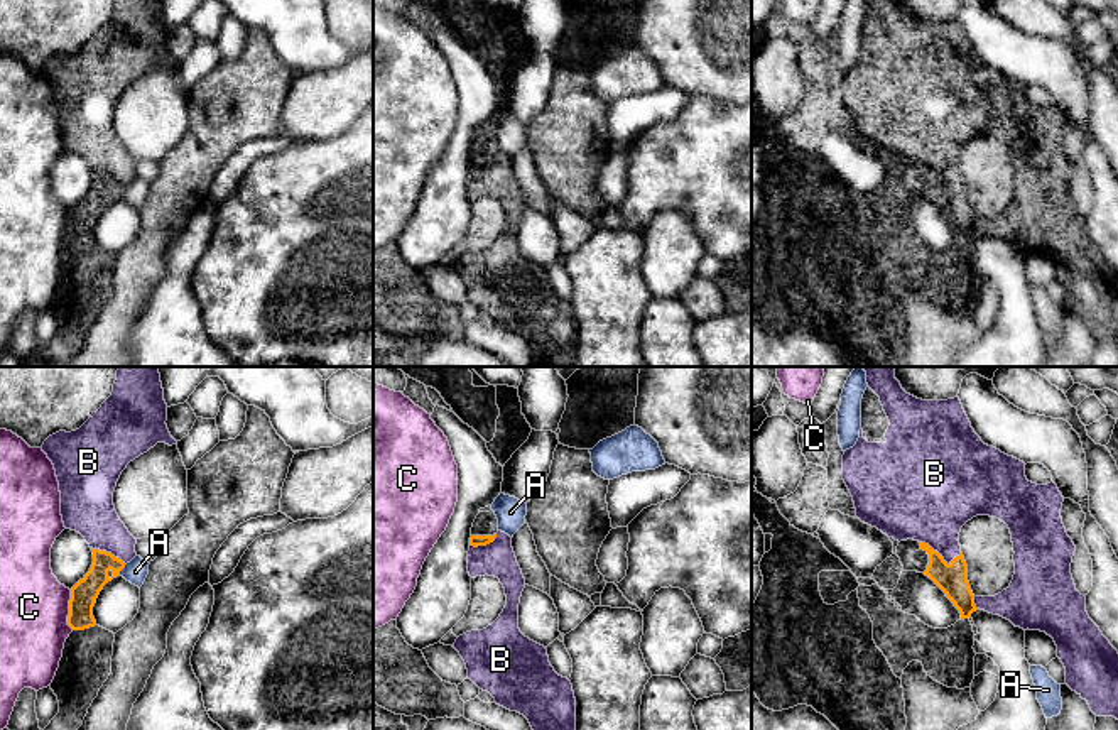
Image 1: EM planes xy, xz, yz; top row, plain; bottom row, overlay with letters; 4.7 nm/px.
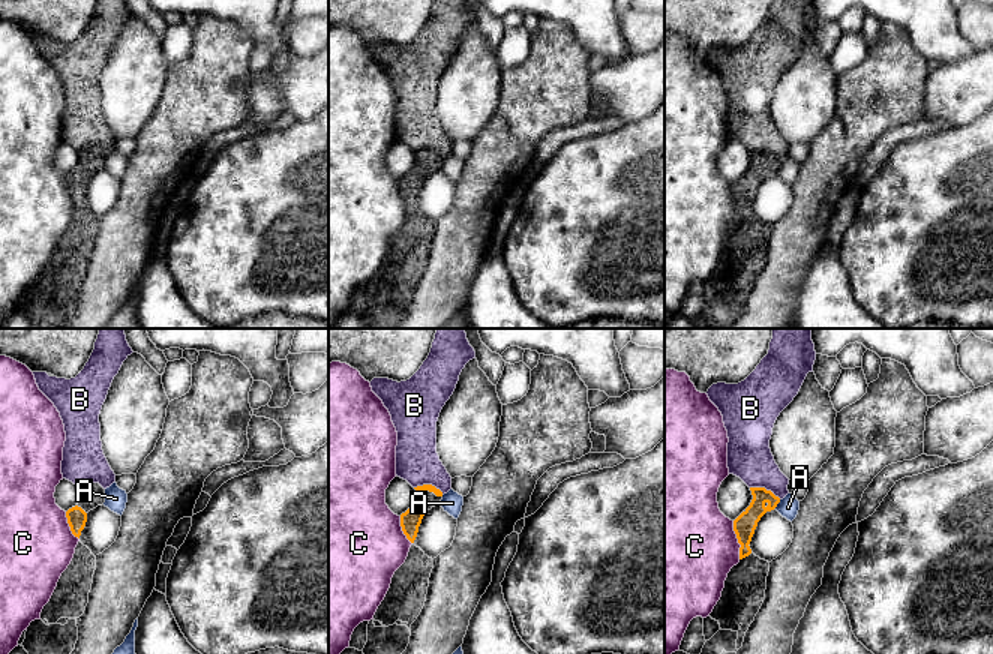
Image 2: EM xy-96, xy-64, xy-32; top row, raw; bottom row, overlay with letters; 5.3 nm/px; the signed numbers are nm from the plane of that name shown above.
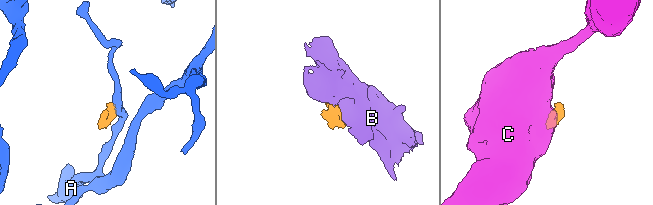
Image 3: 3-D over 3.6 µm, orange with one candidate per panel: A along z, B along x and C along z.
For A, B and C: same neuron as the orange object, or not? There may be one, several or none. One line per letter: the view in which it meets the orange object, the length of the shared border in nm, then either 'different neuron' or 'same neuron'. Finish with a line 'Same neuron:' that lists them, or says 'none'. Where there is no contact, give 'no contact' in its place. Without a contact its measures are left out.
A: contact in xy; length 70 nm; different neuron
B: contact in yz; length 200 nm; same neuron
C: contact in xy; length 190 nm; different neuron
Same neuron: B

